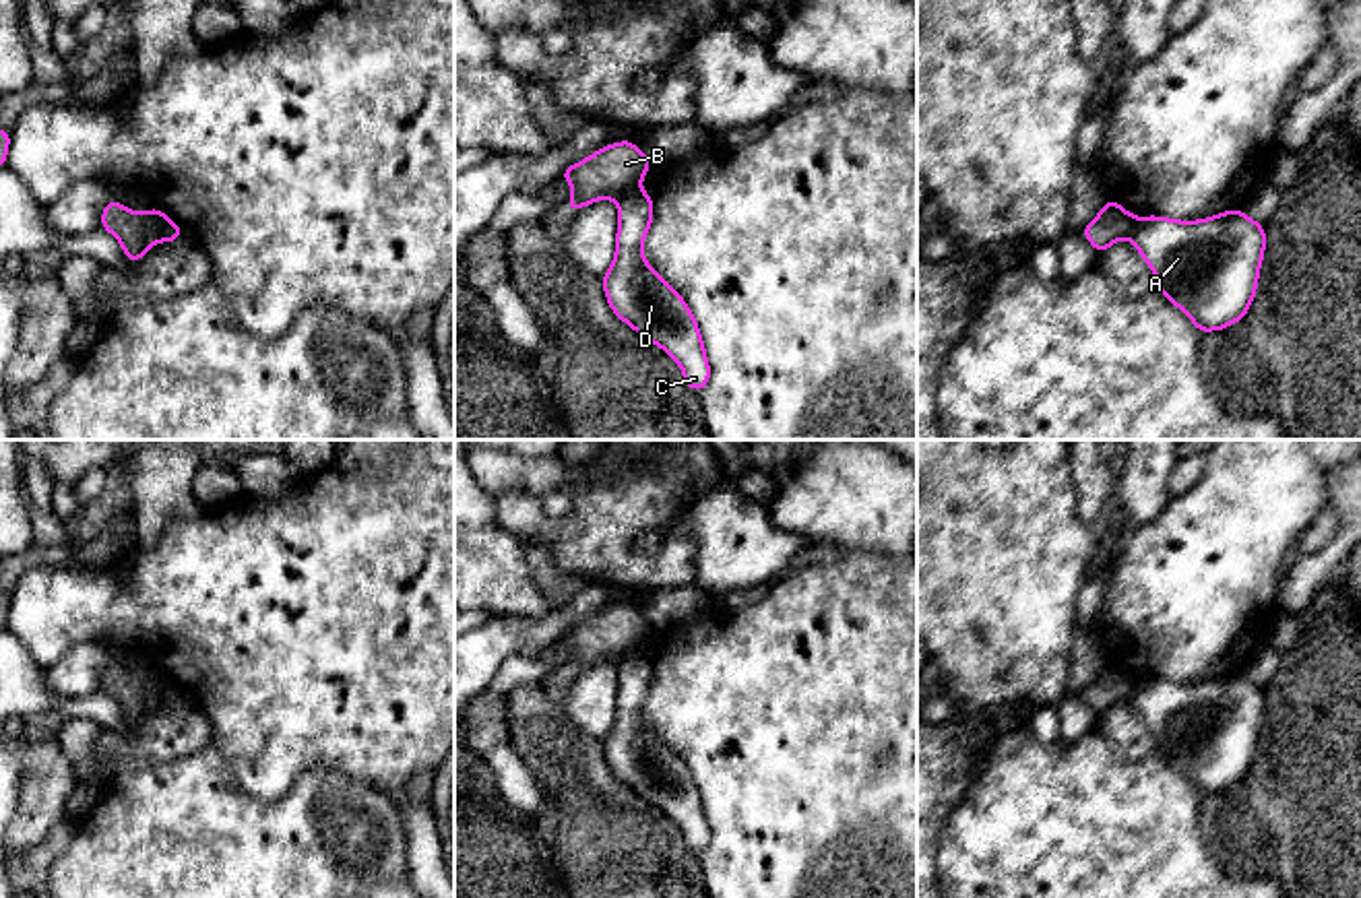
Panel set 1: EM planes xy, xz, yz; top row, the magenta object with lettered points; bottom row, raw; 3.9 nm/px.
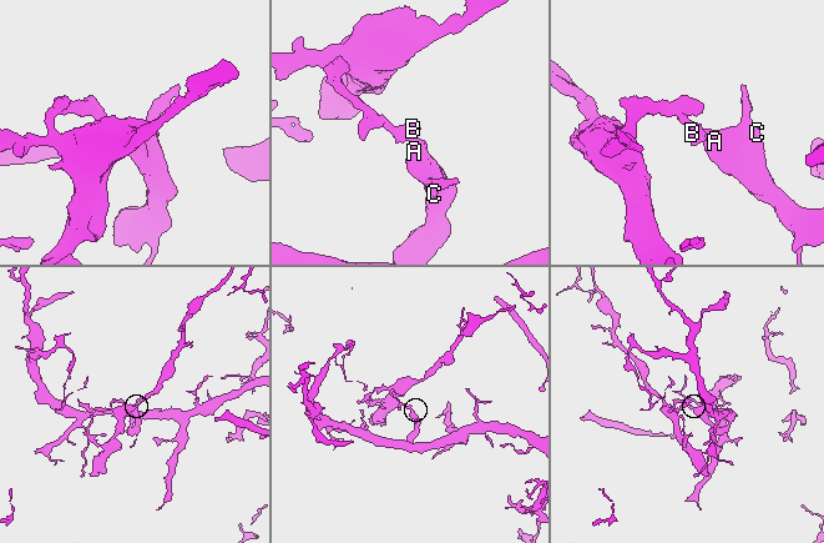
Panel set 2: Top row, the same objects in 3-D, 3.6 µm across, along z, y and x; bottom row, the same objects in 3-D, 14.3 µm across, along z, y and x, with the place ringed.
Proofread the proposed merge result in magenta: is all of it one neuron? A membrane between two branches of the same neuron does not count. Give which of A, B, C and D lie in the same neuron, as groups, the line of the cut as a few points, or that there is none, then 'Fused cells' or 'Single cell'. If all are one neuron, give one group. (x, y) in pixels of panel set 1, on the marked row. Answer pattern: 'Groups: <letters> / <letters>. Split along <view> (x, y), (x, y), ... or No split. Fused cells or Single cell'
Groups: A C D / B. Split along xz (639, 186), (616, 201). Fused cells

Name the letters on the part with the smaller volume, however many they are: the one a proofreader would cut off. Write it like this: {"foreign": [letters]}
{"foreign": ["B"]}

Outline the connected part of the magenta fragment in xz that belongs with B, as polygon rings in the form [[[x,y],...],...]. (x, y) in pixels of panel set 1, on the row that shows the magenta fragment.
[[[630,140],[613,142],[589,155],[560,173],[572,186],[568,211],[603,198],[618,200],[626,192],[638,190],[648,169],[653,169],[651,161]]]

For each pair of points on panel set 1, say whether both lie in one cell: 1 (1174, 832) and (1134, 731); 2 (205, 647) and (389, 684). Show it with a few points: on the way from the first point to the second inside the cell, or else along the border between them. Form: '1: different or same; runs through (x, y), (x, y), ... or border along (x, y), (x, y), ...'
1: different; border along (1101, 733), (1128, 758), (1141, 760), (1155, 752)
2: same; runs through (250, 674), (261, 684), (343, 684)

